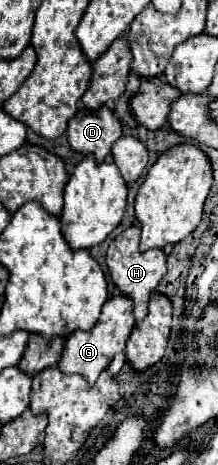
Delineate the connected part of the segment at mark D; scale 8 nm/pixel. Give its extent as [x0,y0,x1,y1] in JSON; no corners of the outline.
[67,105,121,163]

